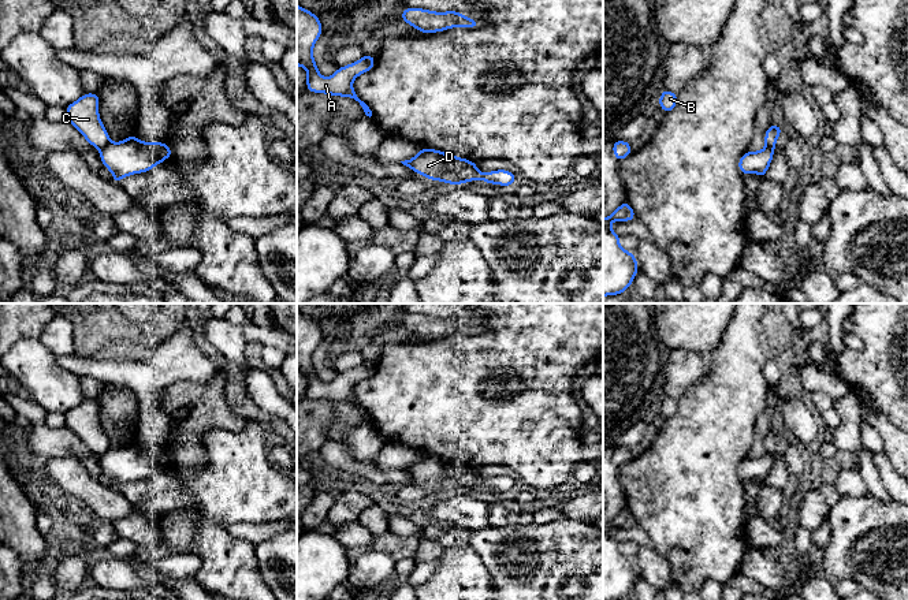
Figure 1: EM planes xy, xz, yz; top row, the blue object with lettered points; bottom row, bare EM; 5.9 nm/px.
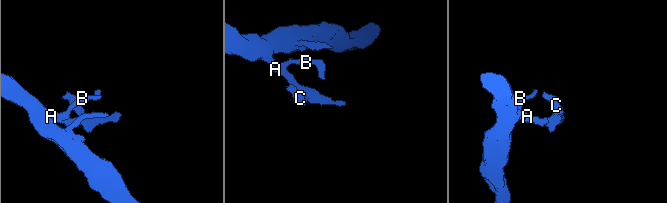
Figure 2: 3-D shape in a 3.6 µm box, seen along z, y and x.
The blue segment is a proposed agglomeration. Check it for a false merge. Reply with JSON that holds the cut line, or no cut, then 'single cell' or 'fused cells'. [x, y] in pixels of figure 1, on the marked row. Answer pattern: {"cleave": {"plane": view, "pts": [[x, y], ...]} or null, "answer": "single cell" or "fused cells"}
{"cleave": {"plane": "xy", "pts": [[110, 142], [100, 149]]}, "answer": "fused cells"}

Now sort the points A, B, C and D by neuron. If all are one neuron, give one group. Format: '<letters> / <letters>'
A B D / C

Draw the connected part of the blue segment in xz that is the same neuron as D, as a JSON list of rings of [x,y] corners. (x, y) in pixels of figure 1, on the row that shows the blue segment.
[[[421,146],[420,152],[409,159],[409,164],[413,172],[427,176],[431,182],[440,180],[447,185],[464,185],[481,179],[484,183],[513,186],[517,179],[517,175],[509,169],[495,169],[483,174],[477,169],[475,161]]]

